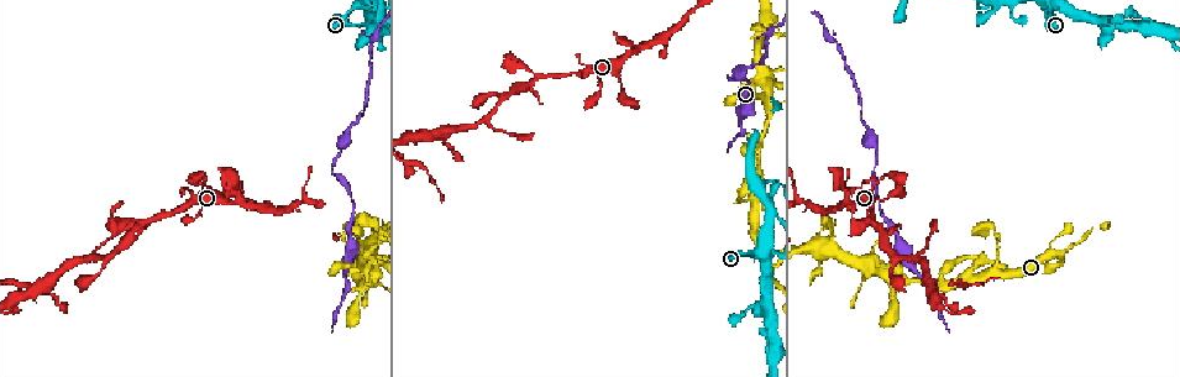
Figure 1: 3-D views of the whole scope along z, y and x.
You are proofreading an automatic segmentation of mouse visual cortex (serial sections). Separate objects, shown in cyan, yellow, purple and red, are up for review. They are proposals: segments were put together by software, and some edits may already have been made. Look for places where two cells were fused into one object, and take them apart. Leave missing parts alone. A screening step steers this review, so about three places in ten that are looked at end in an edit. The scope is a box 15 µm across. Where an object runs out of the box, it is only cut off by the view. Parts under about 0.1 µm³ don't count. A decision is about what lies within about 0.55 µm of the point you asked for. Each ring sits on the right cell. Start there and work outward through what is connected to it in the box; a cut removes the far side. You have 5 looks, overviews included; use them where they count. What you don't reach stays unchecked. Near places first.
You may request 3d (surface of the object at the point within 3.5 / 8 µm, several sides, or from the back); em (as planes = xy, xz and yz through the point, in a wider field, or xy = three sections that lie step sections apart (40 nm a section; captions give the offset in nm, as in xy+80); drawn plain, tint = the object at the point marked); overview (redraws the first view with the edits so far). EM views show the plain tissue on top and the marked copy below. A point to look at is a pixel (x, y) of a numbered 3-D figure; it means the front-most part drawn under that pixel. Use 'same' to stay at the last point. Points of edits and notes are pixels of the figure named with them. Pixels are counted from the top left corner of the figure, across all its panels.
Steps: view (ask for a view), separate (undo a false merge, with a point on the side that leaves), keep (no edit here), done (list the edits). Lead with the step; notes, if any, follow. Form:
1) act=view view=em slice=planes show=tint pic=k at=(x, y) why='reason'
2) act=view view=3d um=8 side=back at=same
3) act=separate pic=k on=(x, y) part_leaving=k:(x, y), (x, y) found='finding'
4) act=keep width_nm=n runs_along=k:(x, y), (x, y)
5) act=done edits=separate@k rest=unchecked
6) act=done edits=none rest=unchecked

act=view view=3d um=3.5 pic=1 at=(1060, 253) why='side arm on a straight run'

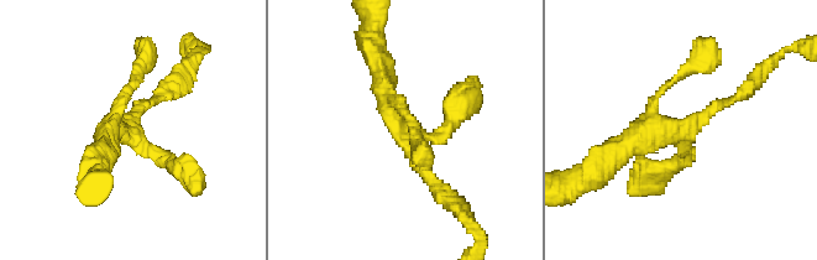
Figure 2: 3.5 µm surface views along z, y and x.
act=view view=em slice=xy step=2 show=tint pic=2 at=(403, 134)

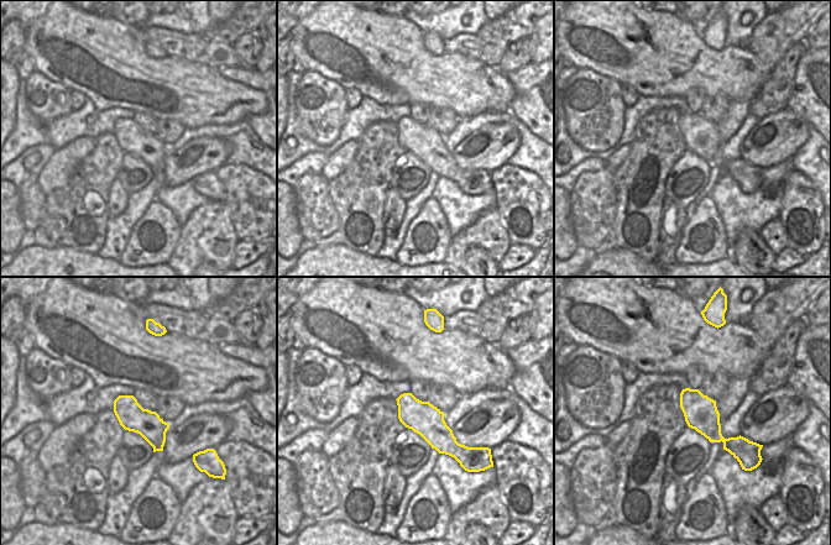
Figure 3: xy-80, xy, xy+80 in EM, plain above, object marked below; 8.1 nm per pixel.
act=keep width_nm=260 runs_along=3:(400, 401), (451, 447), (468, 454) found='continuous, no second cell'

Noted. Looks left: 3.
act=view view=3d um=3.5 pic=1 at=(767, 103) why='abrupt turn'

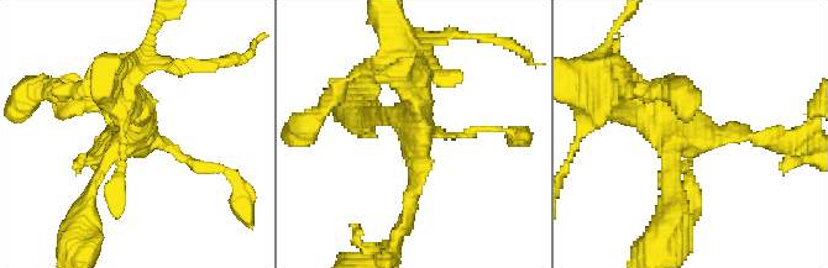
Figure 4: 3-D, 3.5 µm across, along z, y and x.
act=view view=em slice=planes show=tint pic=4 at=(684, 136)

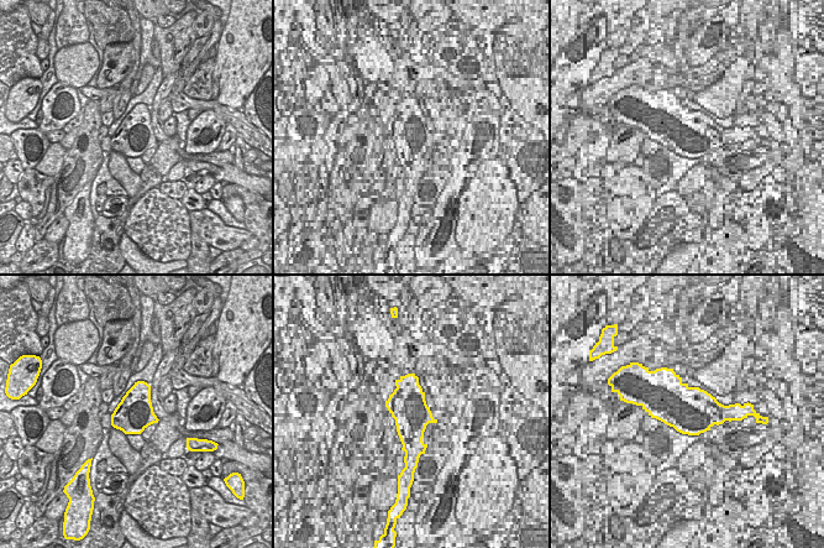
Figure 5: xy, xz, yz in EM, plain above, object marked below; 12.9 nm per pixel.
act=keep runs_along=4:(764, 141), (682, 134), (622, 88) found='all the same cell'

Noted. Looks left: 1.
act=done edits=none rest=unchecked

